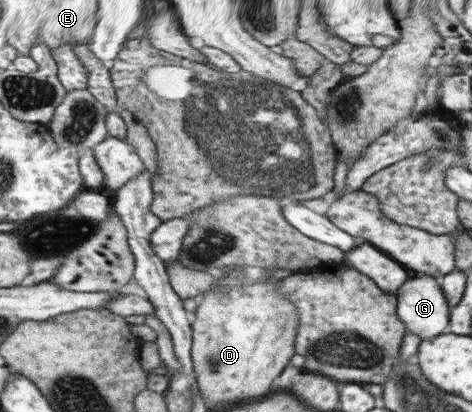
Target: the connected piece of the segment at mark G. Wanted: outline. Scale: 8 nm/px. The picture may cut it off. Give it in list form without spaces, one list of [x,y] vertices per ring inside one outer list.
[[[424,275],[407,277],[403,284],[398,286],[395,296],[397,296],[398,320],[405,326],[406,334],[413,334],[422,341],[448,331],[450,307],[447,306],[447,298],[439,288],[437,278]]]

